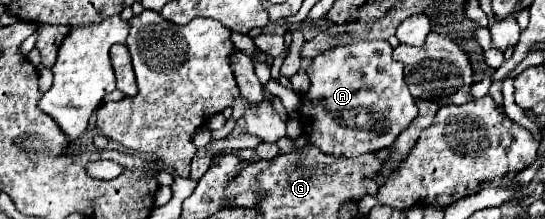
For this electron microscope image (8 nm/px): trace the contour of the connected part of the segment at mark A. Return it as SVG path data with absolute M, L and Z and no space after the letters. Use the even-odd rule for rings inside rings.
M359 41L313 59L307 67L311 87L301 95L299 111L303 133L311 145L335 157L357 157L393 145L399 131L417 115L417 105L403 81L403 65L393 61L391 53L387 41ZM363 79L373 79L373 89ZM377 81L385 81L385 85L377 85Z

